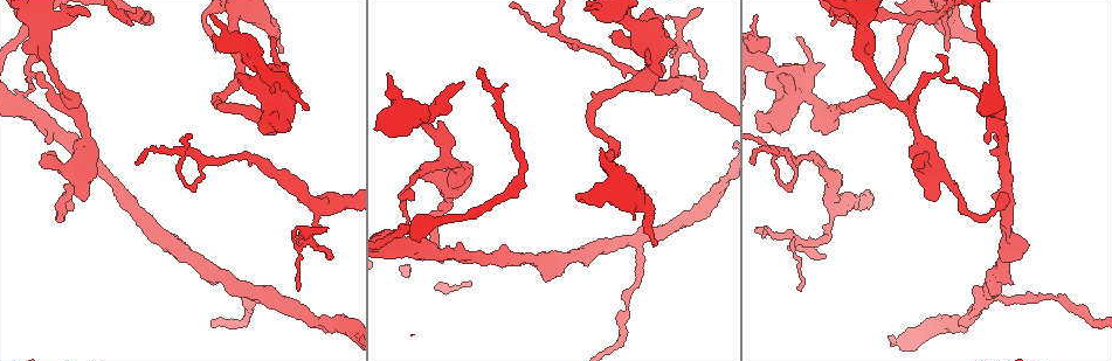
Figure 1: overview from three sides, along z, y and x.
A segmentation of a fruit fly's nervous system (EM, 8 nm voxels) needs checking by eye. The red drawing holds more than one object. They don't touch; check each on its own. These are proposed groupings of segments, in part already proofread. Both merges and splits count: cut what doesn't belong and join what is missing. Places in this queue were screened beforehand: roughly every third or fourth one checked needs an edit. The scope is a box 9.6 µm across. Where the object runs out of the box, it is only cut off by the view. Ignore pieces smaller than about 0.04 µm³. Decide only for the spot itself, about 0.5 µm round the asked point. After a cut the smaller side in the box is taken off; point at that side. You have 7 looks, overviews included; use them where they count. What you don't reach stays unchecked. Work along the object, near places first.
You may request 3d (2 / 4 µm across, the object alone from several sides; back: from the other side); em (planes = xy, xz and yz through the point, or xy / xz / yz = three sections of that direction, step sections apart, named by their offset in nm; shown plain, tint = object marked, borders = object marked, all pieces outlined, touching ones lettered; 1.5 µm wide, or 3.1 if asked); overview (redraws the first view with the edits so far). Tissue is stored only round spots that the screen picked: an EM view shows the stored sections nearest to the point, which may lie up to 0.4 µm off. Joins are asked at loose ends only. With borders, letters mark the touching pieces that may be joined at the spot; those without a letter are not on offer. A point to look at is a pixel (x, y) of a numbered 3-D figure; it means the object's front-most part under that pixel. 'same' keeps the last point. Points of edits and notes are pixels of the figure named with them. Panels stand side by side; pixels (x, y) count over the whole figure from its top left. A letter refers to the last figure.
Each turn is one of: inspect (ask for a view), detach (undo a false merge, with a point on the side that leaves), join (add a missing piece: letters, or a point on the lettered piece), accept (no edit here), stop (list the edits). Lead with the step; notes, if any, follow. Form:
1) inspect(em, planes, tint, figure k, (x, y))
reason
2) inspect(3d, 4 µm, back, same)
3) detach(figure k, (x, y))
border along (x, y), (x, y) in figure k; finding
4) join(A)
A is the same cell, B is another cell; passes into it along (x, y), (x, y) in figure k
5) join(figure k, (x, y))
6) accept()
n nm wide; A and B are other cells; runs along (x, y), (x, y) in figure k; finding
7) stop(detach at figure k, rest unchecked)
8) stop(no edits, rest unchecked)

inspect(3d, 4 µm, figure 1, (282, 53))
branch stops here

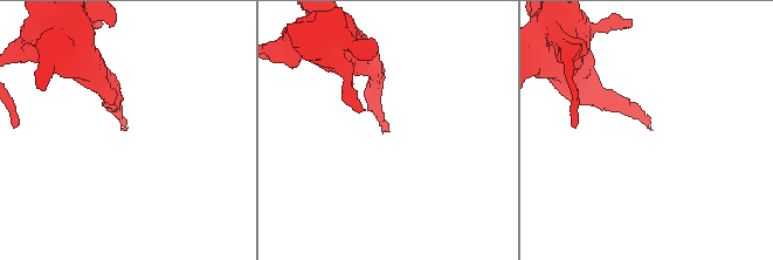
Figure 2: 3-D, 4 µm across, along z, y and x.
inspect(em, yz, step 8, borders, figure 2, (388, 130))
now the EM

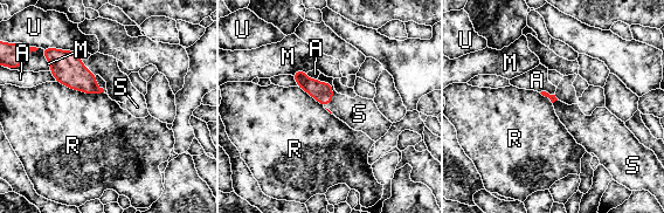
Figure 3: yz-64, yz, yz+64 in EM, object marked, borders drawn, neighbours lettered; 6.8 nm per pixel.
join(S)
R touches over 340 nm; S is the same cell, A, M, R and U are other cells; the neuron continues

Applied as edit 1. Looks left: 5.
inspect(overview)

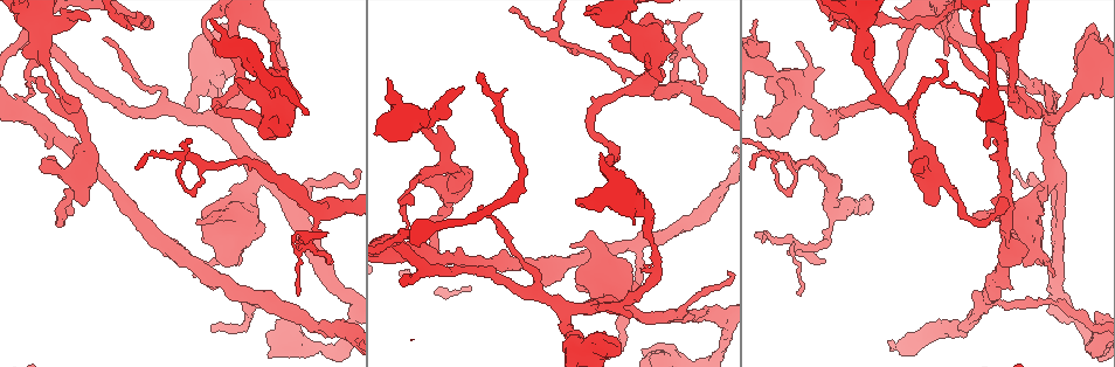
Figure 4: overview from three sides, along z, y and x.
inspect(em, planes, tint, figure 4, (1050, 304))
a narrow waist

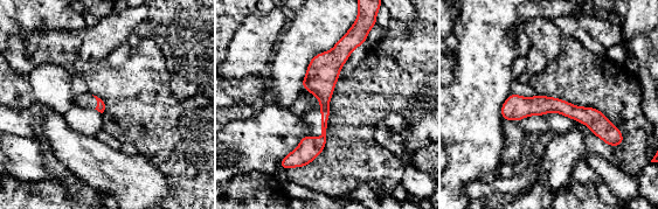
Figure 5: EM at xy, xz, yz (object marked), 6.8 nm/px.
inspect(em, planes, borders, same)

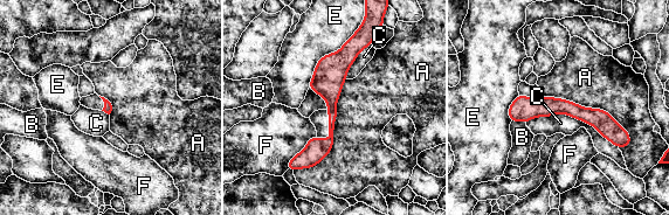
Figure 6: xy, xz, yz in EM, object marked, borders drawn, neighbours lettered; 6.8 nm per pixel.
accept()
A, B, C, E and F are other cells; runs along (356, 37), (331, 70), (331, 137), (301, 165) in figure 6; all the same neuron

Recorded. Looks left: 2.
stop(join at figure 3, rest unchecked)

